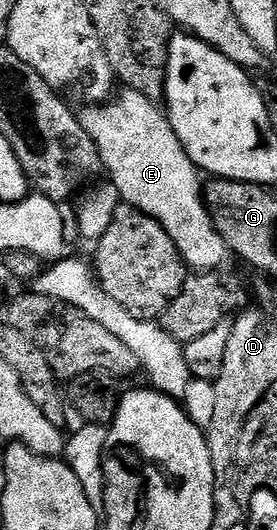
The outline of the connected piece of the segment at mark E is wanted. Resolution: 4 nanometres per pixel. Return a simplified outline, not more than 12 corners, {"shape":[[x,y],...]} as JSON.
{"shape":[[142,92],[79,111],[121,199],[192,272],[230,251],[201,171]]}

